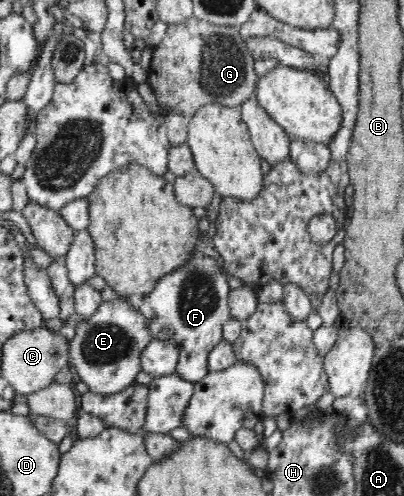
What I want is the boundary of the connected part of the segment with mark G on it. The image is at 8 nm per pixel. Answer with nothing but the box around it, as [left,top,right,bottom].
[147,16,259,120]

